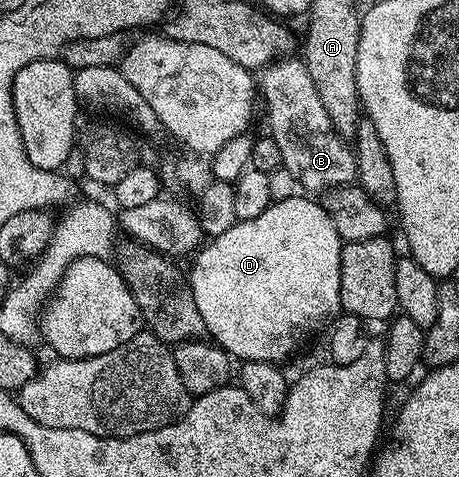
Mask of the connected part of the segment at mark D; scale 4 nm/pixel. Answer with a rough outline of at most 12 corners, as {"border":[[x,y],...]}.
{"border":[[296,196],[189,281],[216,346],[286,363],[340,313],[344,241]]}

